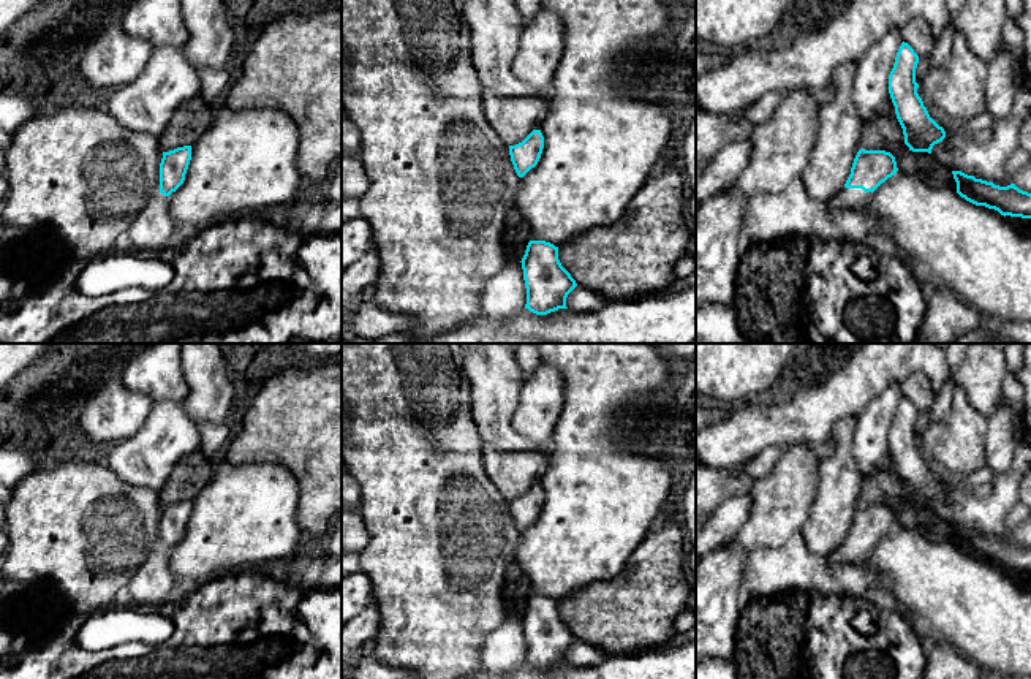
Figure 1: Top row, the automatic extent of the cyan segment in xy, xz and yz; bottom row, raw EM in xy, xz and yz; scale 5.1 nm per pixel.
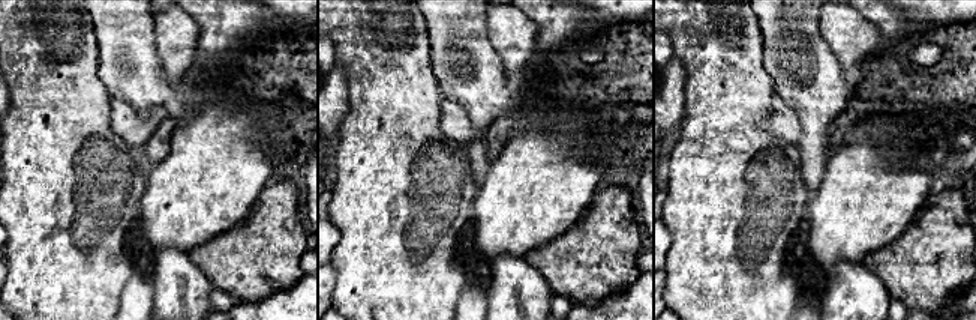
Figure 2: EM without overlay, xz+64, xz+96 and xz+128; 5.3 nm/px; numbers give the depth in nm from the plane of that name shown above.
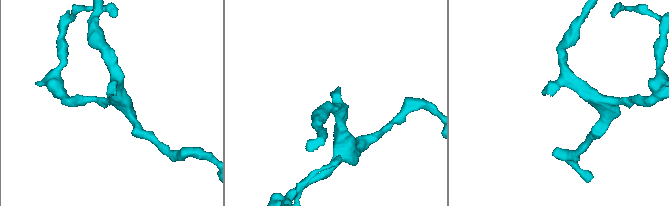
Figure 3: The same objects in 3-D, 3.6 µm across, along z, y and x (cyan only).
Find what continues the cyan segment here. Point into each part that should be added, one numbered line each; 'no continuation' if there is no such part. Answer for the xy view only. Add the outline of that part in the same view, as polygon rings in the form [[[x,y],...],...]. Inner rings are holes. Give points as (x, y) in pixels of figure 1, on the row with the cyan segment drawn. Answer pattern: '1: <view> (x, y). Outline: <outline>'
1: xy (151, 230). Outline: [[[158,192],[133,220],[128,236],[134,250],[158,252],[168,247],[176,228],[168,198]]]

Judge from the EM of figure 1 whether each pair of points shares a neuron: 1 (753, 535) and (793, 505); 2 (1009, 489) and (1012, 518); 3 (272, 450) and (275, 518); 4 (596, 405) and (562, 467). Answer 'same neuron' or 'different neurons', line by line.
1: same neuron
2: different neurons
3: different neurons
4: same neuron

